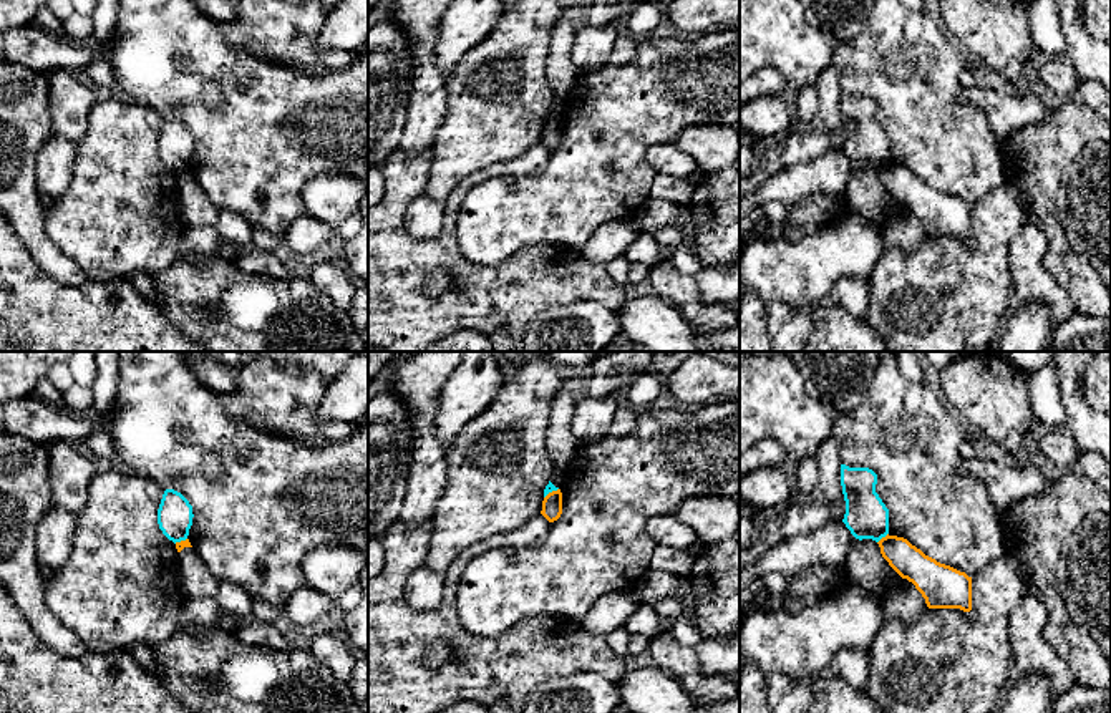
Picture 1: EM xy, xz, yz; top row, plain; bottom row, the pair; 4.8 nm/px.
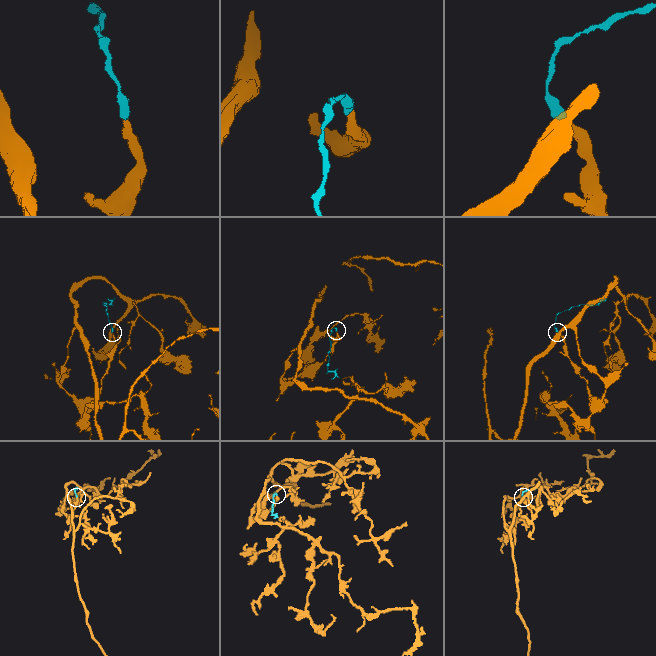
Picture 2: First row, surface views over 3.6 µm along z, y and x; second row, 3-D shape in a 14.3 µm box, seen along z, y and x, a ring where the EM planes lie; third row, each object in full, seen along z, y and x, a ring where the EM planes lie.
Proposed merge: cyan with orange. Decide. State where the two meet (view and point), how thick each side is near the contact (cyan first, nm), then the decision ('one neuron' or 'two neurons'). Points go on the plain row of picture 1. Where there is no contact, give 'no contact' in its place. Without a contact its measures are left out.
yz (882, 164) | 220/160 nm | two neurons

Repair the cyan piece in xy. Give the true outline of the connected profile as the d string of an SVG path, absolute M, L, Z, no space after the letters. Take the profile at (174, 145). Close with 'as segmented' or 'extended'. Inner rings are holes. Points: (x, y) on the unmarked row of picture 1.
M166 118L158 138L158 153L163 162L176 171L186 169L192 154L192 134L174 118Z | as segmented

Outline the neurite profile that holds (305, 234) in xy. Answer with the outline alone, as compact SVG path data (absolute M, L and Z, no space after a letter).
M303 212L289 226L282 239L294 255L307 255L325 245L335 234L335 227Z

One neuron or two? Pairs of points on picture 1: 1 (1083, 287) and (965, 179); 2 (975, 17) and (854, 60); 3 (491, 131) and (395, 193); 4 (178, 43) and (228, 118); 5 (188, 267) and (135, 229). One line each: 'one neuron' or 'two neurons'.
1: two neurons
2: two neurons
3: two neurons
4: one neuron
5: two neurons

